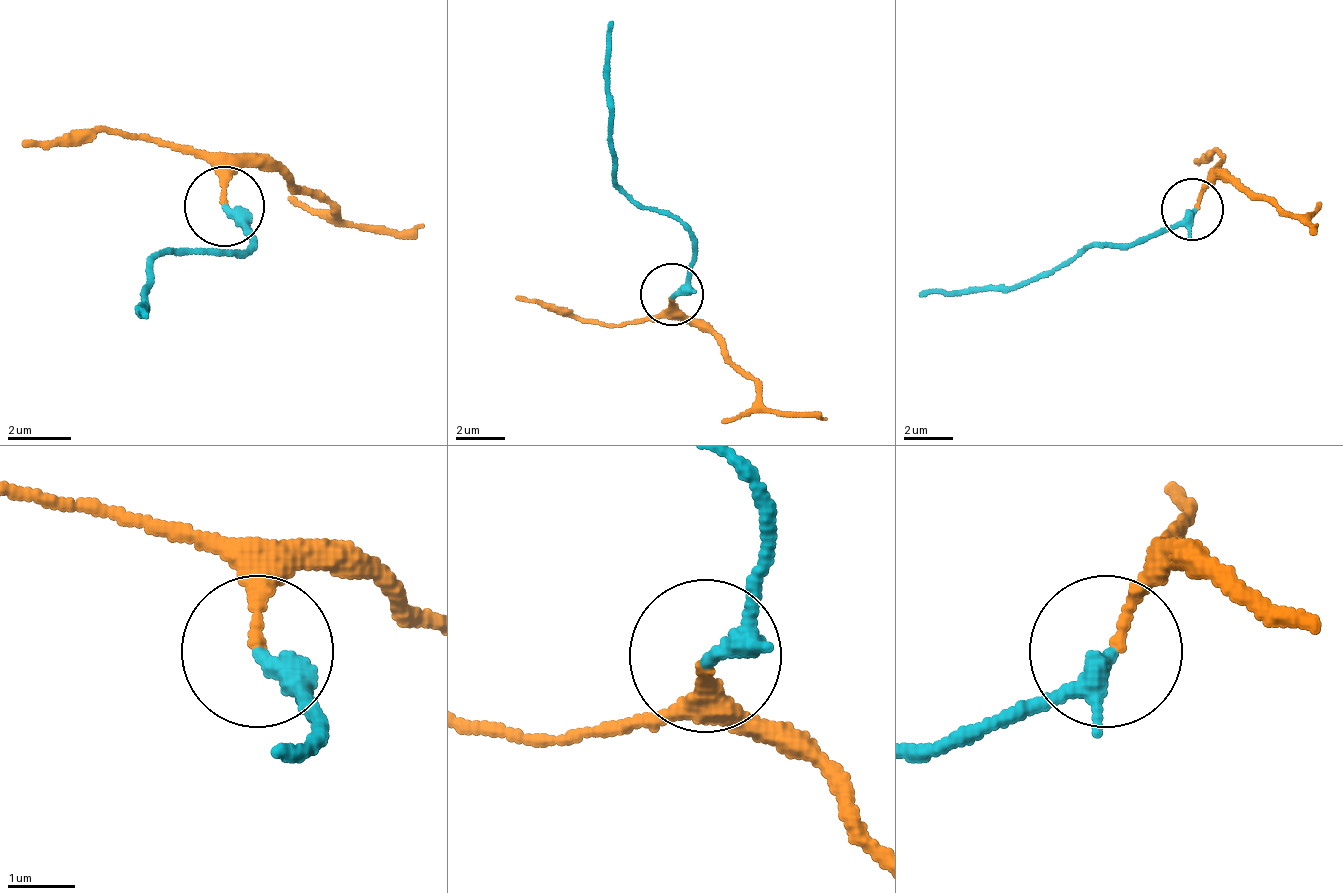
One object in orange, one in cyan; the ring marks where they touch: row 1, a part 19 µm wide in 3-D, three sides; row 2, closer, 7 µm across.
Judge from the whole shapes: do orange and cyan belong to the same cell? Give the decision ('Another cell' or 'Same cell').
Same cell

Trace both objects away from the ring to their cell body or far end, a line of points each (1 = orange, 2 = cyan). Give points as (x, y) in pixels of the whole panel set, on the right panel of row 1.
1: (1194, 211), (1213, 180), (1231, 180), (1306, 223), (1318, 223)
2: (1194, 211), (1169, 229), (1132, 242), (1107, 242), (1014, 285), (921, 297)

